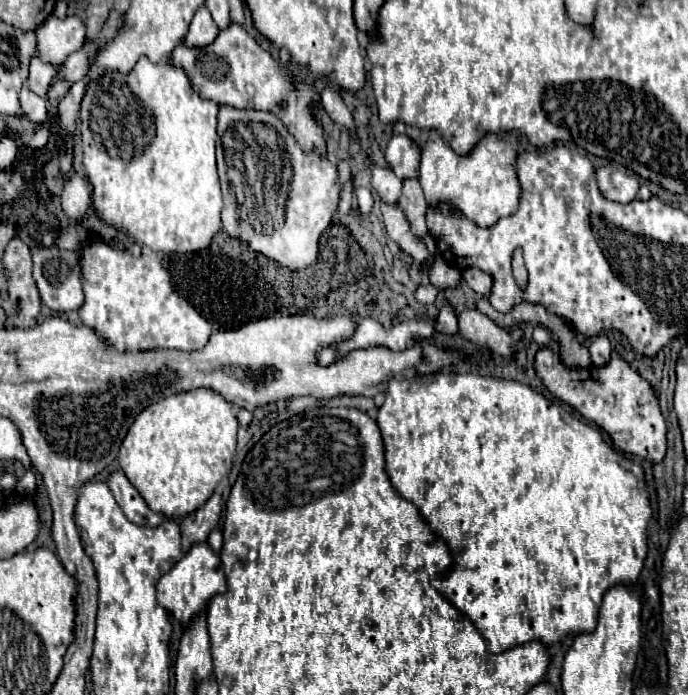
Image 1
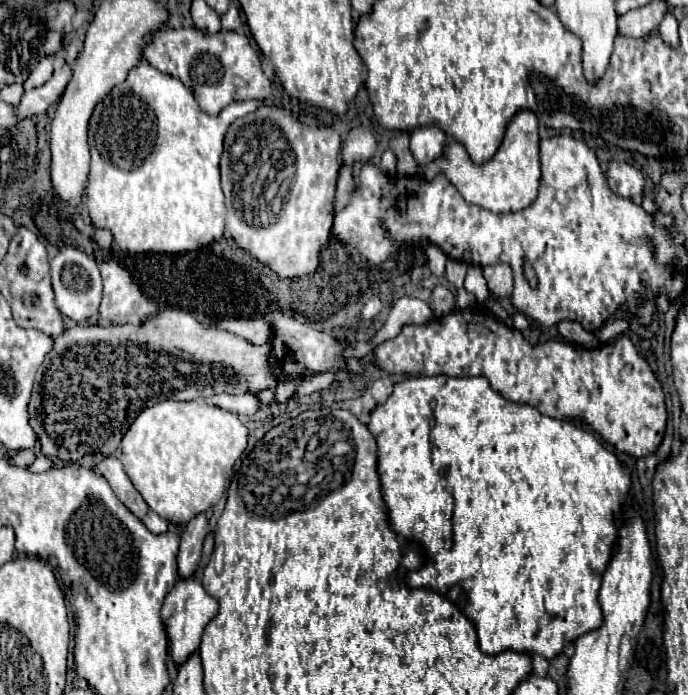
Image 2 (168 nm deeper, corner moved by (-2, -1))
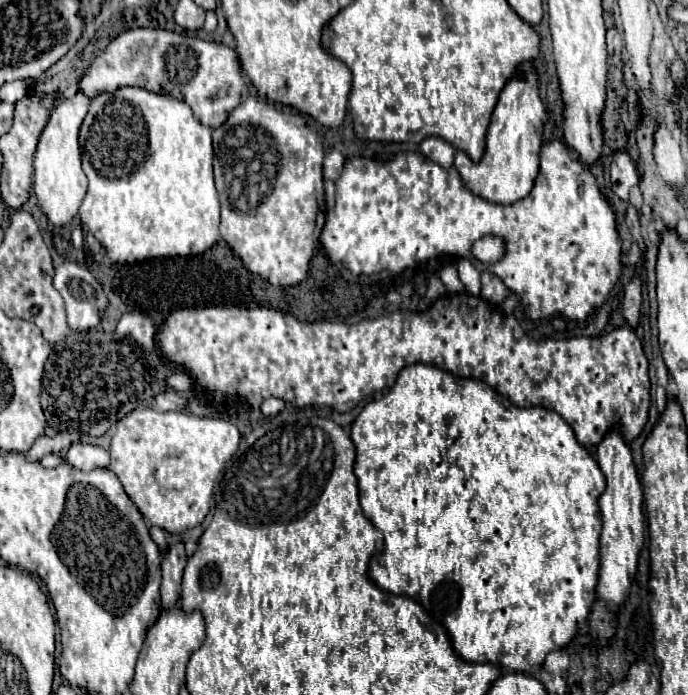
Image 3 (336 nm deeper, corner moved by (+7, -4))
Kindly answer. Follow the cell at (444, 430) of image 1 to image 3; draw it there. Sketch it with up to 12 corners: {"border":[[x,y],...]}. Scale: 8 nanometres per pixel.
{"border":[[406,366],[352,424],[378,588],[466,662],[586,622],[604,474]]}

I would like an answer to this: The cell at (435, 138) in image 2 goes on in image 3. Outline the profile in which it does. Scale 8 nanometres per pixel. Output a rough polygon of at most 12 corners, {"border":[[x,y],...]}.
{"border":[[438,136],[418,144],[420,156],[452,166],[454,146]]}

